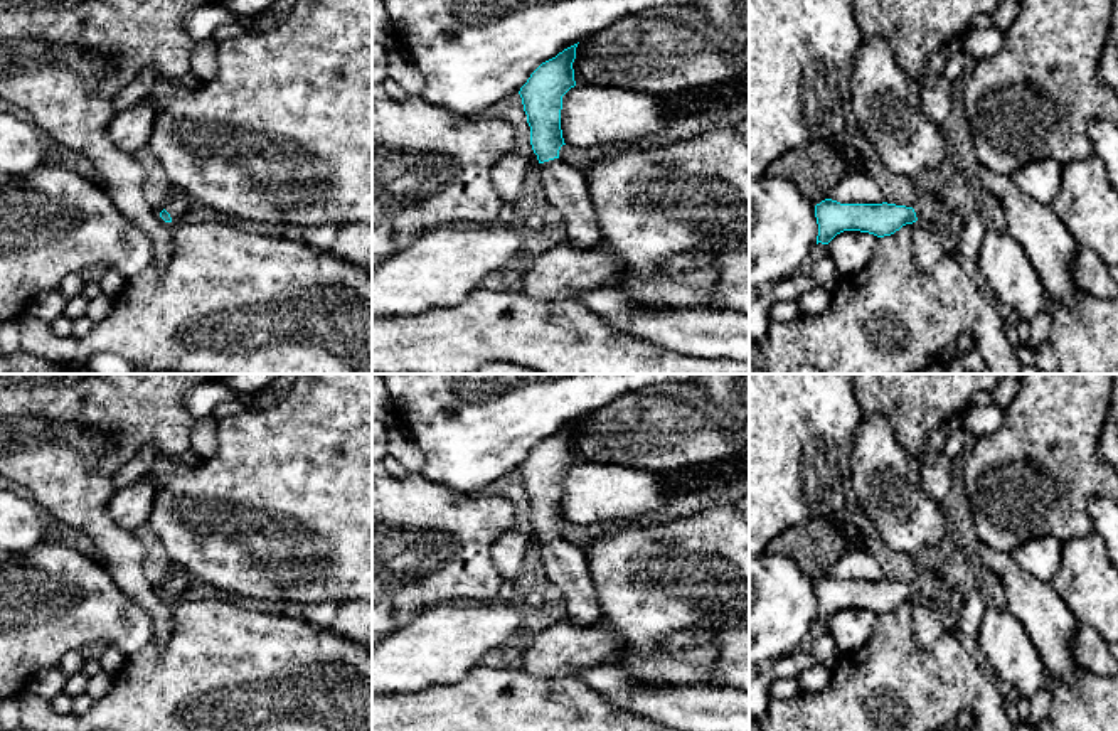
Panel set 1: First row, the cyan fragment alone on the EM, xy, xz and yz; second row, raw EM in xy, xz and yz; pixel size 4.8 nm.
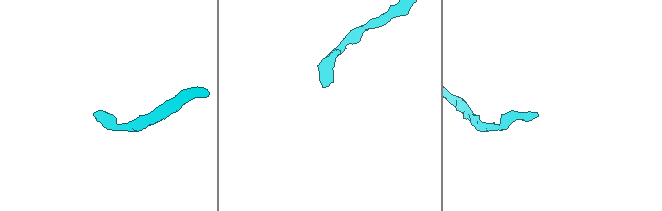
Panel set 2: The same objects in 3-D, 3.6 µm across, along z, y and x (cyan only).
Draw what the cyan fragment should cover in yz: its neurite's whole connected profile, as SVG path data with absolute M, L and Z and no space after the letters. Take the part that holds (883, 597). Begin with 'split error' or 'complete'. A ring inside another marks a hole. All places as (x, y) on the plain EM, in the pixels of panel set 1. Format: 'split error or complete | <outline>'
split error | M923 571L913 584L896 581L840 581L825 576L815 583L818 601L817 622L828 622L844 608L869 610L877 615L891 613L916 598L933 606L943 616L950 611L955 588L945 571Z

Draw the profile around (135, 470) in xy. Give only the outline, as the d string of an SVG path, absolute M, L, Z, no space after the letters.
M155 443L143 445L138 455L114 477L116 488L120 490L141 478L148 472L153 455L158 451L162 451L162 448Z

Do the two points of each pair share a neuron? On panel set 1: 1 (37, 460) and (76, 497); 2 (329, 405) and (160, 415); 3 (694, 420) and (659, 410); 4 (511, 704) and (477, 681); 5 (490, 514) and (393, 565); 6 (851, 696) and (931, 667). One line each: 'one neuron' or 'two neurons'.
1: one neuron
2: two neurons
3: one neuron
4: one neuron
5: one neuron
6: one neuron

